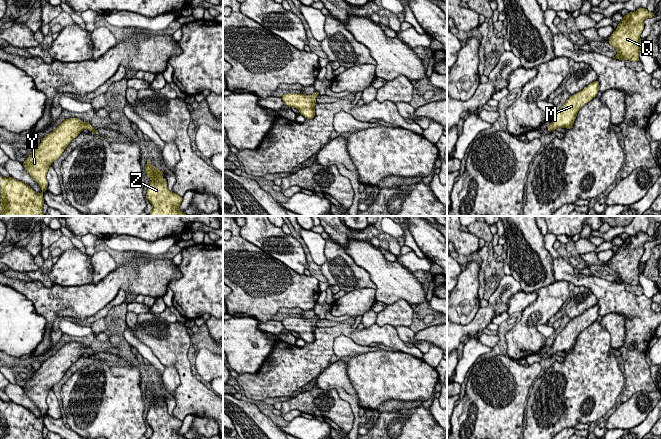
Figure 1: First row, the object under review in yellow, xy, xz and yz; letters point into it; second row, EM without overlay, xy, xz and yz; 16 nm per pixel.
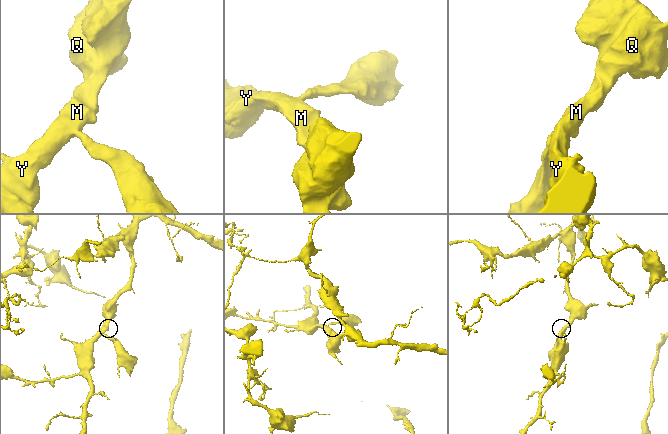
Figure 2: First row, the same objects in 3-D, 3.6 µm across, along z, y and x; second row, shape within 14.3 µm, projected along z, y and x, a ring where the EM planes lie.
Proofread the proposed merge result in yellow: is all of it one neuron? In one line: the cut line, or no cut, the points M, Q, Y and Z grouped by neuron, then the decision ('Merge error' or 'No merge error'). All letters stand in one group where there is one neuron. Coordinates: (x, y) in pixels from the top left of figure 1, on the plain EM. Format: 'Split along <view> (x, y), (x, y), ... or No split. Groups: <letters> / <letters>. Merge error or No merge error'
No split. Groups: M Q Y Z. No merge error

